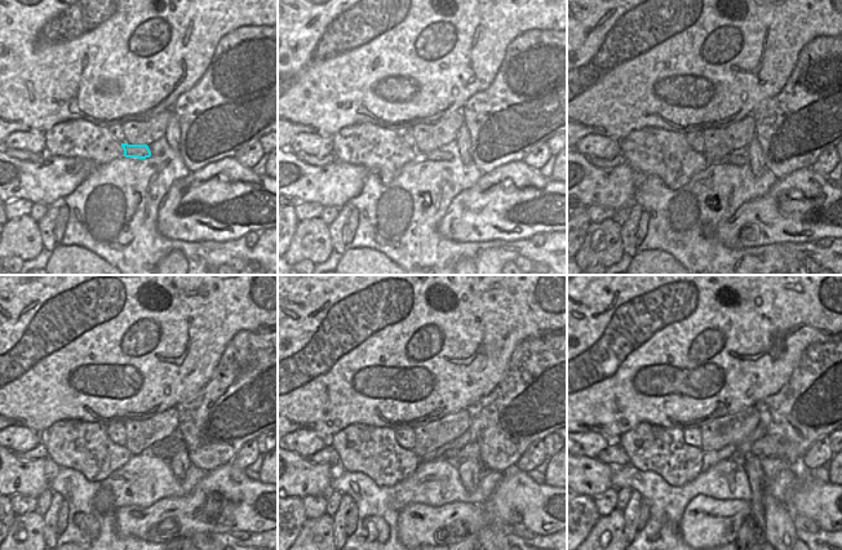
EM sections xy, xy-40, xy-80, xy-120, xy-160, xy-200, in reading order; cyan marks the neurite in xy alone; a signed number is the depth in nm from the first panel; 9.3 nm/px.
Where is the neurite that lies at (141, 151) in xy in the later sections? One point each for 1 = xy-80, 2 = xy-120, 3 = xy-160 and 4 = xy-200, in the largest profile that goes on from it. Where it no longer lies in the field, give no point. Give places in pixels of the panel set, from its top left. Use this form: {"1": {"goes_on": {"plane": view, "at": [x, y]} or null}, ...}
{"1": {"goes_on": {"plane": "xy-80", "at": [740, 156]}}, "2": {"goes_on": {"plane": "xy-120", "at": [167, 448]}}, "3": {"goes_on": {"plane": "xy-160", "at": [464, 447]}}, "4": {"goes_on": {"plane": "xy-200", "at": [767, 447]}}}

